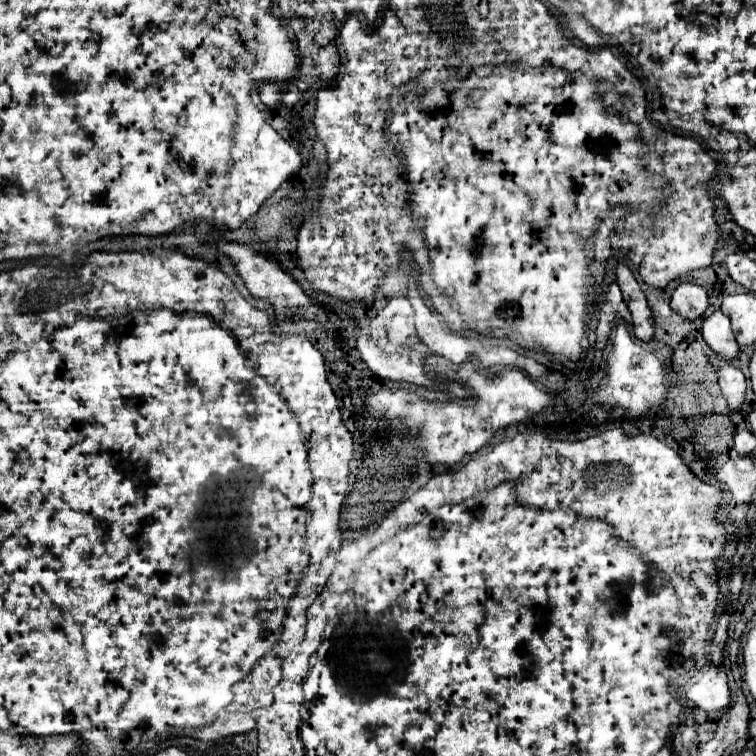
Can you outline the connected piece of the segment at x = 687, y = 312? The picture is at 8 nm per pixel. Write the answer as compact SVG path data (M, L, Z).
M680 282L674 292L672 292L672 300L670 306L682 314L688 320L700 318L706 308L708 308L708 294L702 286L698 284L690 284L690 282Z

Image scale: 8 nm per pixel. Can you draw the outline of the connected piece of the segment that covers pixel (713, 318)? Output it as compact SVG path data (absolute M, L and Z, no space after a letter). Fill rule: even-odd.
M716 310L714 314L704 318L704 322L702 322L702 336L704 336L706 344L716 354L724 356L724 360L732 360L732 358L736 358L740 354L736 338L732 336L730 320L720 310Z

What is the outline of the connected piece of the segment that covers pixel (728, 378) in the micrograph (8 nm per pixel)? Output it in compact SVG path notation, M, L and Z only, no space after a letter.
M724 362L722 368L718 370L718 384L722 388L724 398L728 400L728 406L732 410L738 410L740 404L744 402L746 392L746 378L742 370L734 362Z

